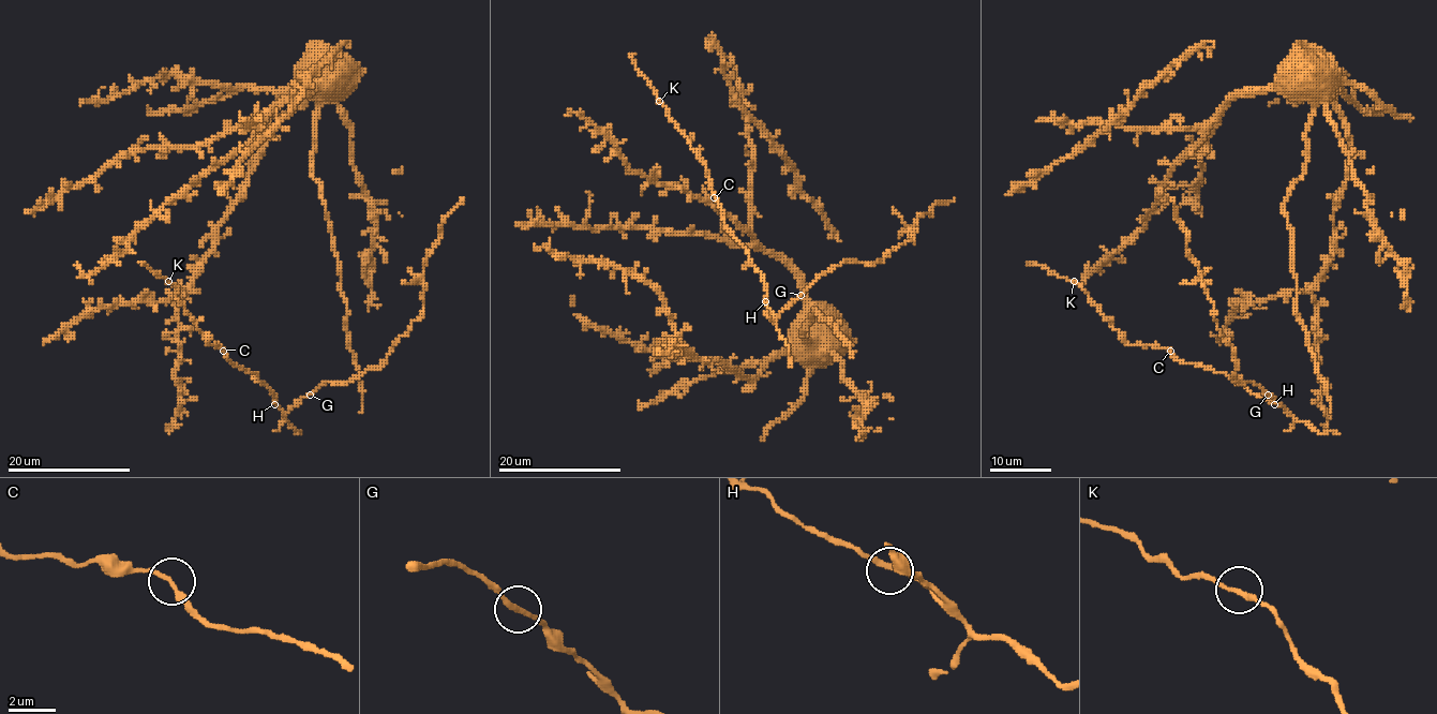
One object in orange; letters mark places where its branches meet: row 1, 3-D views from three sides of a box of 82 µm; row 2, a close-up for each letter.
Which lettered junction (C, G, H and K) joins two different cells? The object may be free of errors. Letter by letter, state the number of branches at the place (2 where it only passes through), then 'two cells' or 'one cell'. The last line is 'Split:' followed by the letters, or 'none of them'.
C: 2 | one cell
G: 2 | one cell
H: 2 | one cell
K: 2 | one cell
Split: none of them

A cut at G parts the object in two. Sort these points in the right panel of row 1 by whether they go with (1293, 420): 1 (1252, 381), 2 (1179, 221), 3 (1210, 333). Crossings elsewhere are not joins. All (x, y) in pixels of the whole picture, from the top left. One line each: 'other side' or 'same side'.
1: other side
2: other side
3: same side

